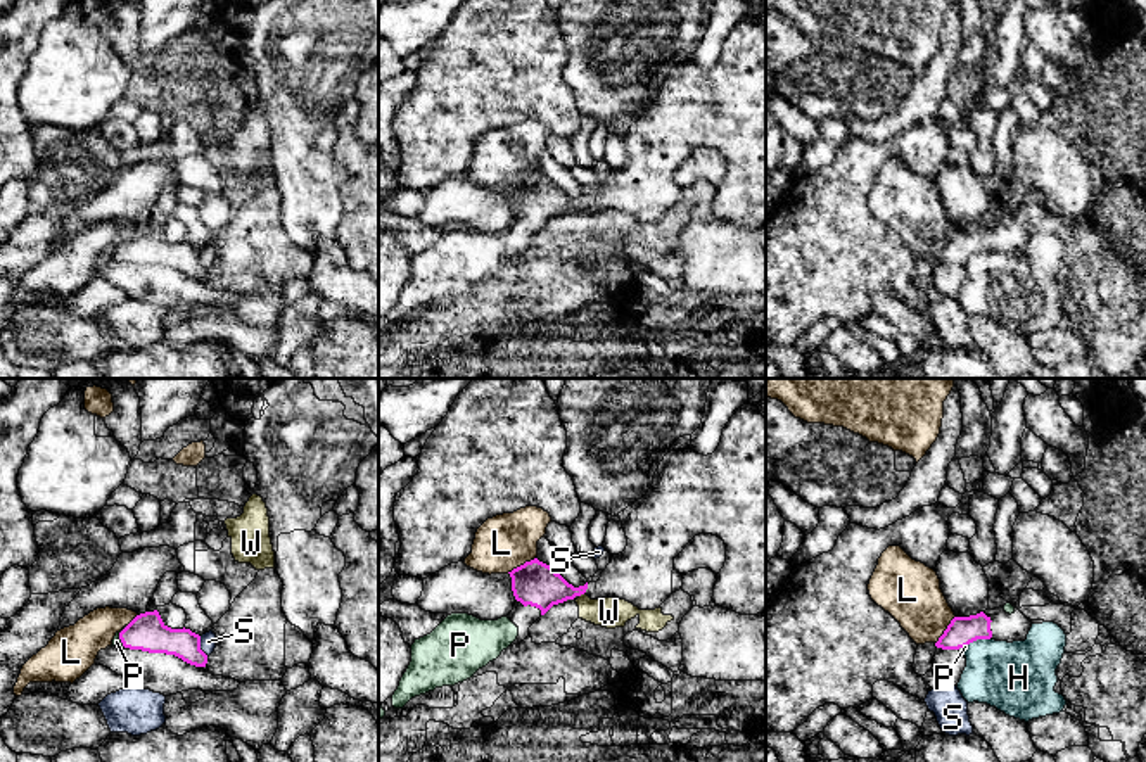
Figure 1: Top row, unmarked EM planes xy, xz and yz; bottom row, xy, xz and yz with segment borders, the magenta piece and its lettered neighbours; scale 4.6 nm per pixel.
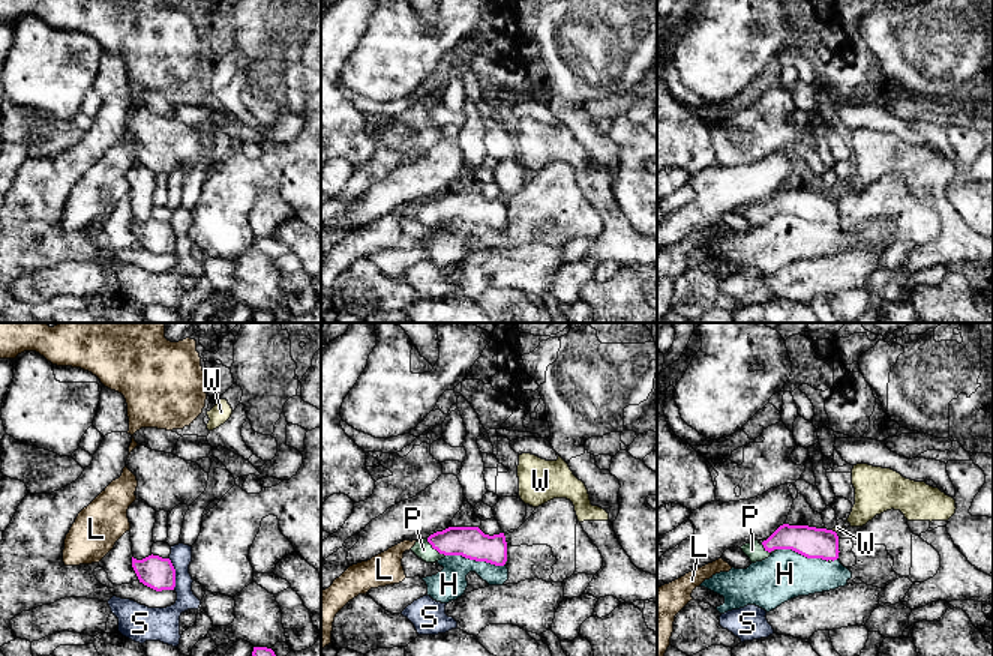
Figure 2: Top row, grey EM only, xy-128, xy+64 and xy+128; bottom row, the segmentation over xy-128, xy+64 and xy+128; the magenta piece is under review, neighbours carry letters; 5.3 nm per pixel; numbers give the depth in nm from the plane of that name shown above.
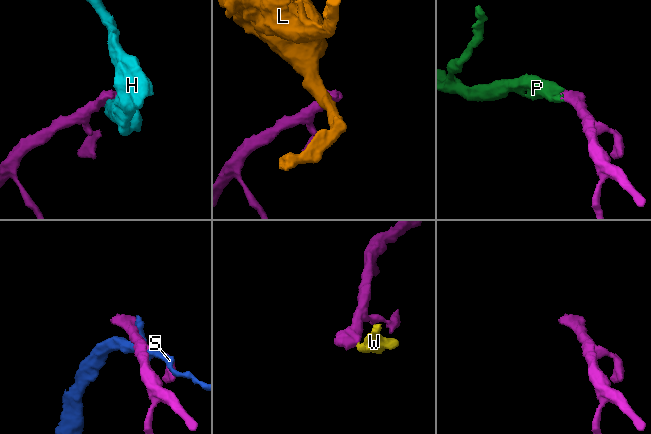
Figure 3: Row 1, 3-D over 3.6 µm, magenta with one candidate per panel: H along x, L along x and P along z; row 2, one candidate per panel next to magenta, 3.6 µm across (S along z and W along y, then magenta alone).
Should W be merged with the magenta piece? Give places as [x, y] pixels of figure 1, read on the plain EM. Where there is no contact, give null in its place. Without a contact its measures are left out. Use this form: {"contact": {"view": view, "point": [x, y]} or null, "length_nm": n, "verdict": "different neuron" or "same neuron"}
{"contact": {"view": "xz", "point": [581, 206]}, "length_nm": 40, "verdict": "different neuron"}

